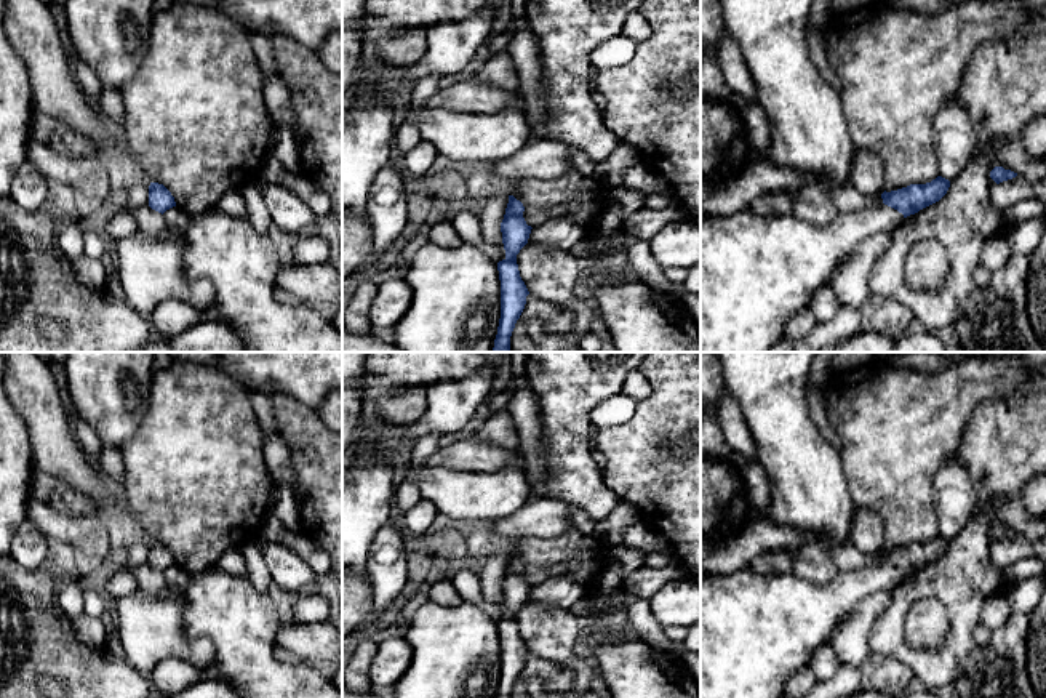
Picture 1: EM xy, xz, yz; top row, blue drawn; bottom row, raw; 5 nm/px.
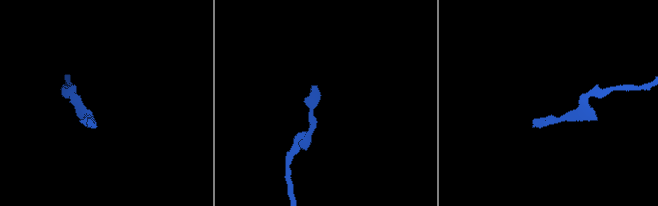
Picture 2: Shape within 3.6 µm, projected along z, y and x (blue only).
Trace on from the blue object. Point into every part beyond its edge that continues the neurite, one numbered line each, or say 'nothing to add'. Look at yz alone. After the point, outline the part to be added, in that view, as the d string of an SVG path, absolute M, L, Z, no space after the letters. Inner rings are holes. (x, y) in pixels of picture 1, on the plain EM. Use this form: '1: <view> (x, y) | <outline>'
1: yz (846, 557) | M851 543L827 546L830 557L840 572L852 572L868 565L878 565L883 562L881 554L864 554Z

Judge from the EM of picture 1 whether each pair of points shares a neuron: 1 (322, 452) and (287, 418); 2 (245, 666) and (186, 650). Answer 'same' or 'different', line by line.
1: same
2: different

